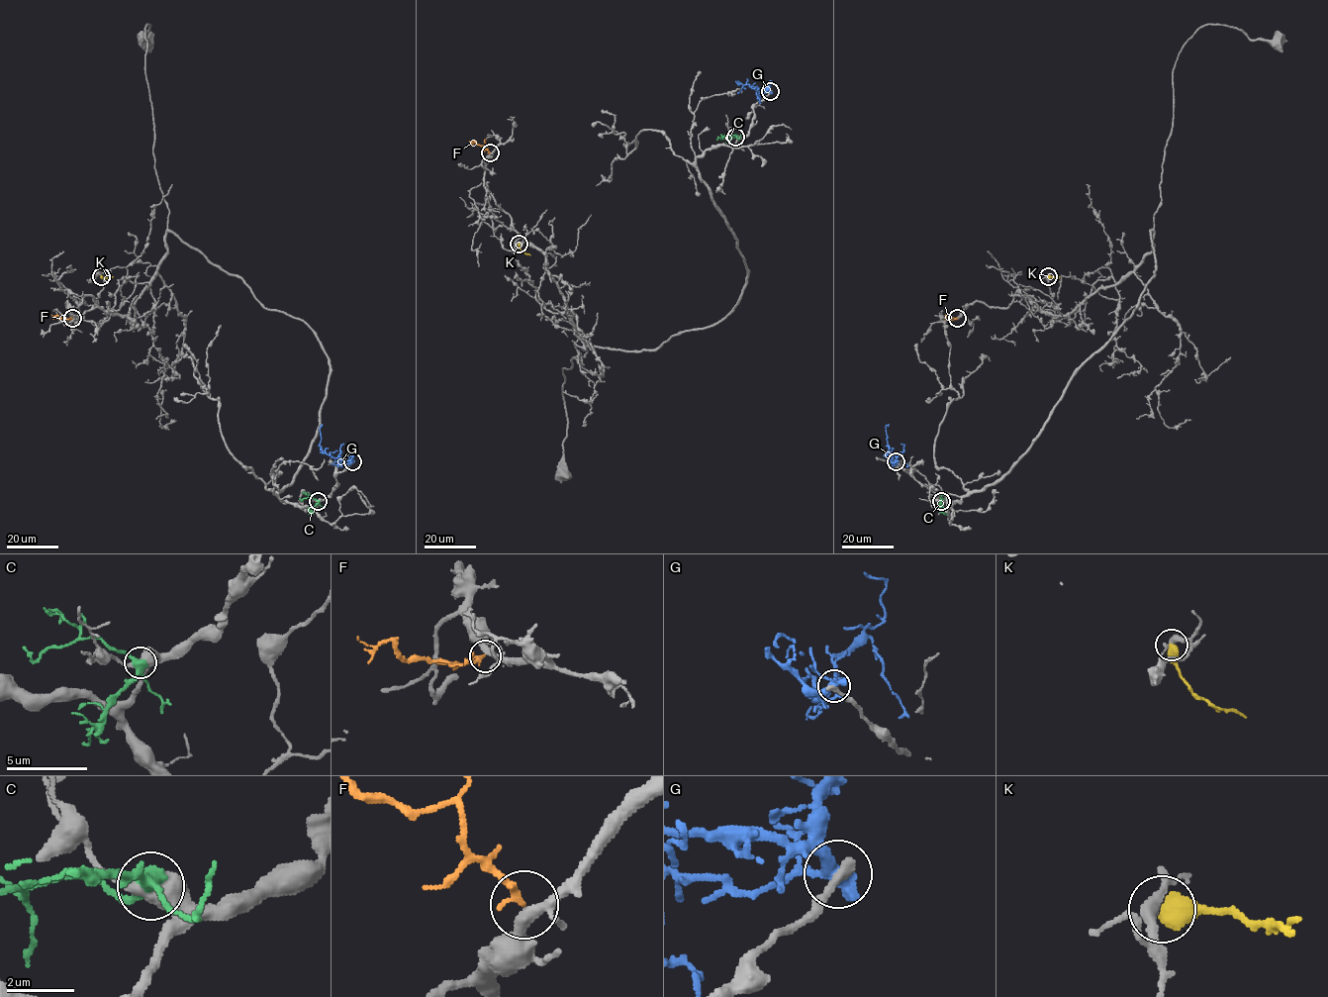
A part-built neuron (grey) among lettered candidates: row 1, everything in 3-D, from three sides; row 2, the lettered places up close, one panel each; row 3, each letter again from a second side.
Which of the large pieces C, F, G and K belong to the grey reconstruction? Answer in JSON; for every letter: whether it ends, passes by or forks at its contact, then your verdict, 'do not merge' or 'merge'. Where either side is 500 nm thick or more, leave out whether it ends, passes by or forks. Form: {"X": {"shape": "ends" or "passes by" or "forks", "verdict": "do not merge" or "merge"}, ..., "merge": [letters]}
{"C": {"verdict": "do not merge"}, "F": {"shape": "ends", "verdict": "merge"}, "G": {"shape": "passes by", "verdict": "do not merge"}, "K": {"verdict": "do not merge"}, "merge": ["F"]}

